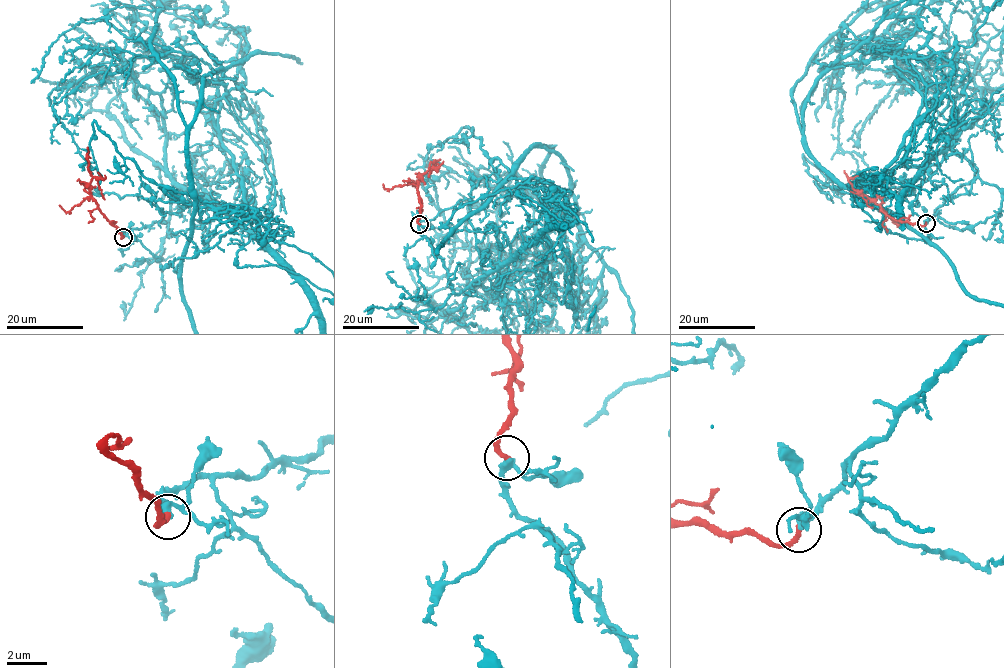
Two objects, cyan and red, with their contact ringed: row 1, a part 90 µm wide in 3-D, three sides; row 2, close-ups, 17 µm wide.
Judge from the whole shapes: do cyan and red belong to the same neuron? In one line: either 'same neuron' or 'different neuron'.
same neuron

